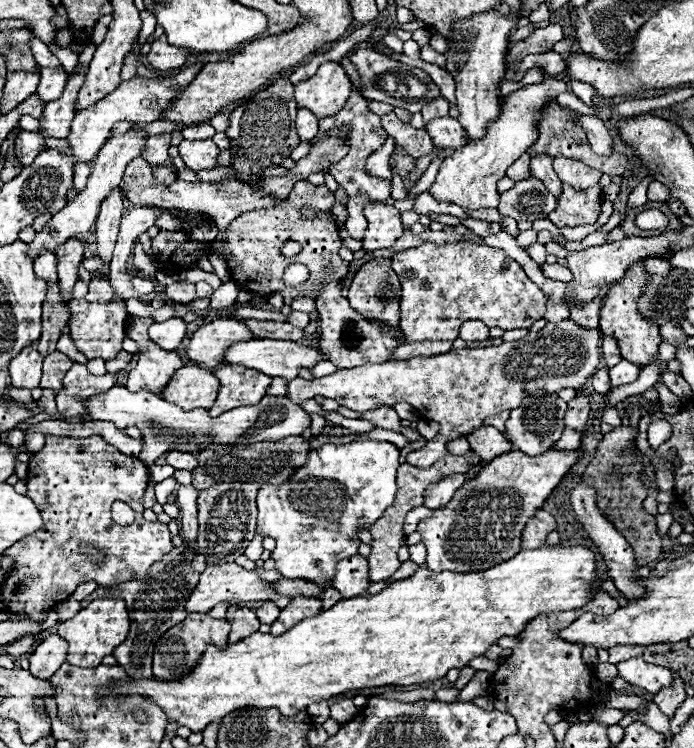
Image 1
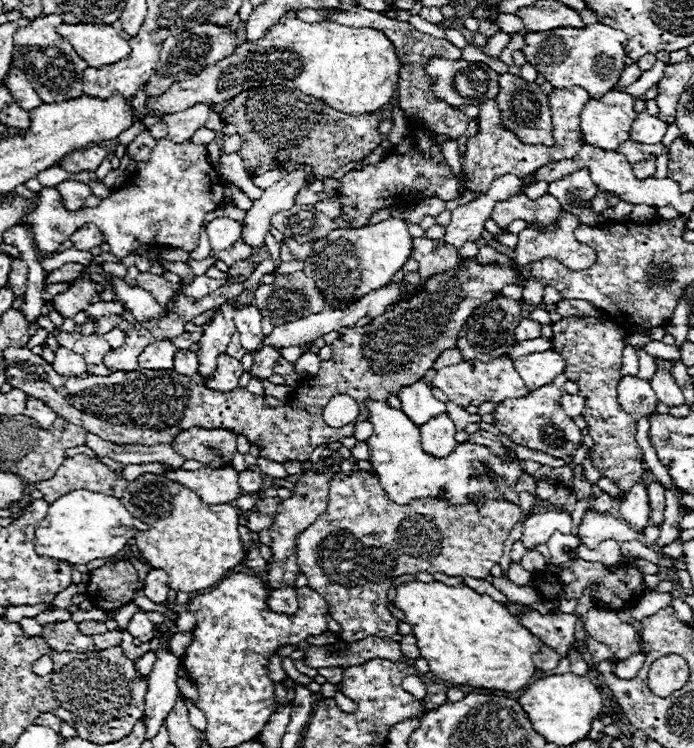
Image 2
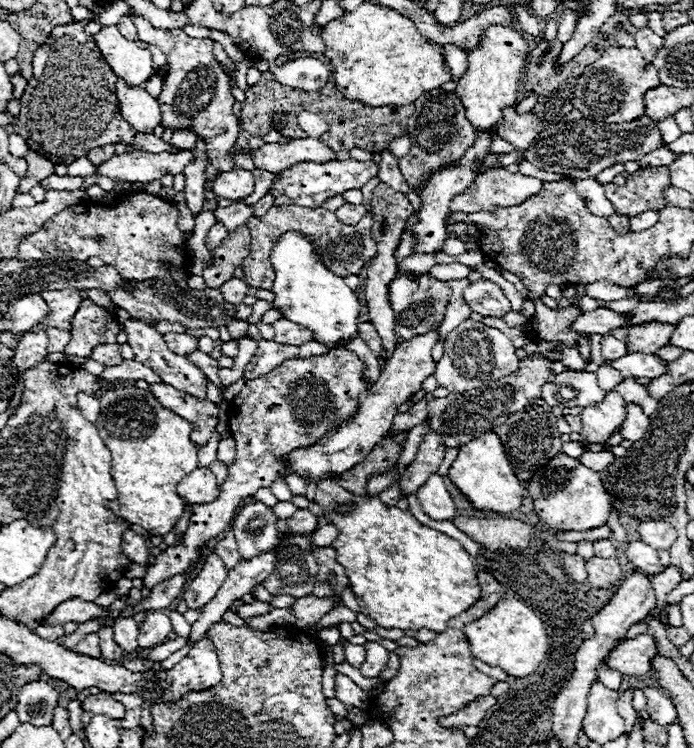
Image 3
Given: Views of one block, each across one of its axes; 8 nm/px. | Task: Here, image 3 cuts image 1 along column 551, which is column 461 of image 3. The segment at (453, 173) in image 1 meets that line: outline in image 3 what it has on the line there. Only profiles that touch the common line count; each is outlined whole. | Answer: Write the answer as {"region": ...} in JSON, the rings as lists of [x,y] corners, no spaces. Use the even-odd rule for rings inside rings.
{"region":[[[490,26],[484,32],[482,48],[476,48],[468,54],[468,66],[454,94],[462,100],[466,108],[466,116],[476,130],[490,130],[502,122],[502,110],[508,106],[516,106],[520,100],[520,86],[524,64],[528,58],[528,42],[514,28],[506,26]]]}

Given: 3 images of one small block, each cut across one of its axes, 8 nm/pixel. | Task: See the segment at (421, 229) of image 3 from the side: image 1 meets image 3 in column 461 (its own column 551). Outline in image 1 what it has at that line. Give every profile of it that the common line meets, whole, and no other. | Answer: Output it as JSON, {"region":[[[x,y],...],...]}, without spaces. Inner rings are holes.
{"region":[[[534,156],[530,160],[530,168],[532,168],[532,176],[542,180],[556,198],[562,196],[562,182],[556,176],[556,172],[552,170],[552,158],[550,156]]]}

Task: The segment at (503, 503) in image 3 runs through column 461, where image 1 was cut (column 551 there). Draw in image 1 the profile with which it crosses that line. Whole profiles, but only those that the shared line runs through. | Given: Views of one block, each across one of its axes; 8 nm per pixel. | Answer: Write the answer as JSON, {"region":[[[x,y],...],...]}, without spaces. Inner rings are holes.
{"region":[[[550,448],[540,456],[526,456],[518,450],[506,452],[488,462],[474,480],[466,480],[456,496],[430,518],[418,522],[416,532],[428,550],[426,566],[434,572],[444,568],[454,572],[480,572],[520,552],[520,532],[526,520],[542,508],[550,492],[560,484],[582,452],[558,452]]]}

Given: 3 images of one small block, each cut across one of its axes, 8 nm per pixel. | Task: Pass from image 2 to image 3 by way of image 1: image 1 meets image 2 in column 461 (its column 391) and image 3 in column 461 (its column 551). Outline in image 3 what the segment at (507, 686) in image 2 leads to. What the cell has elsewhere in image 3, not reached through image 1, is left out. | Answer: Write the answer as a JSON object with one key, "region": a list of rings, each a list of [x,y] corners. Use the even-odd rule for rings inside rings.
{"region":[[[322,480],[316,488],[314,498],[324,510],[326,518],[340,530],[332,548],[336,550],[336,560],[344,568],[352,592],[358,598],[360,612],[374,618],[382,628],[400,628],[400,630],[420,630],[428,628],[442,632],[450,618],[468,610],[476,600],[480,600],[480,584],[476,578],[476,568],[472,556],[462,548],[462,544],[444,532],[422,526],[408,510],[398,510],[396,506],[384,506],[378,498],[360,498],[340,488],[336,480]],[[340,502],[356,502],[356,508],[346,516],[334,512],[334,506]]]}

